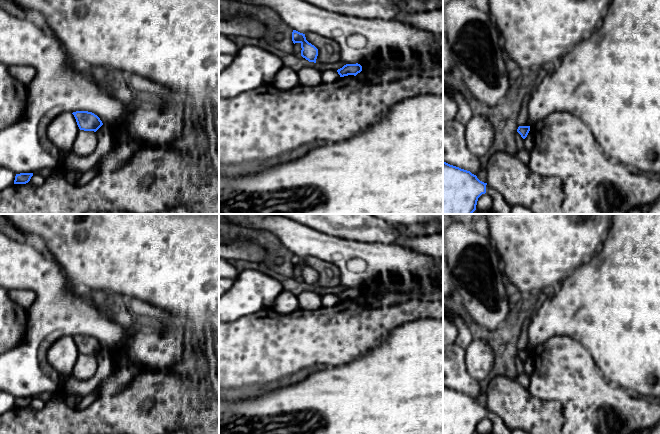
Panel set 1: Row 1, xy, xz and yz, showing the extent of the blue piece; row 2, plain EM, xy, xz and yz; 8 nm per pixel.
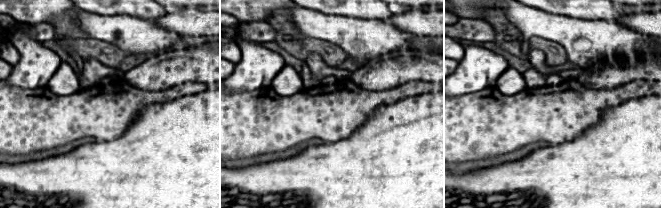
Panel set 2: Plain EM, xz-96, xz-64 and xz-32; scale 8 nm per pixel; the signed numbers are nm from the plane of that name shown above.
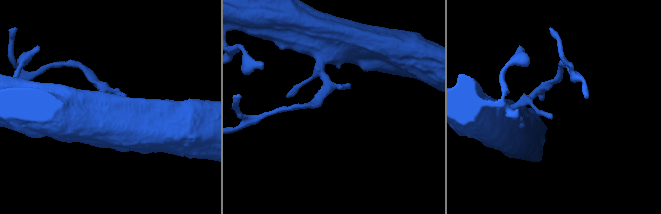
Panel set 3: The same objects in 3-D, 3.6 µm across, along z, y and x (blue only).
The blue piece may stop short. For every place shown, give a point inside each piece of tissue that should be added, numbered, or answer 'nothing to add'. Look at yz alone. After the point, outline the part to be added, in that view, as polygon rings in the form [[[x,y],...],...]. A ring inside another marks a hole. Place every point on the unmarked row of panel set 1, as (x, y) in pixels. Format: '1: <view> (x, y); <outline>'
1: yz (499, 427); [[[488,408],[486,409],[486,417],[489,418],[493,424],[491,434],[511,434],[511,430],[504,424],[503,420]]]

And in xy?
nothing to add

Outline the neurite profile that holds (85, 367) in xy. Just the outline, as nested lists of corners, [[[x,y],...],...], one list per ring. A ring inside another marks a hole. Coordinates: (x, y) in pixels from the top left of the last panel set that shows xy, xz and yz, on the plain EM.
[[[79,353],[71,376],[80,380],[88,380],[95,375],[97,367],[97,356]]]

